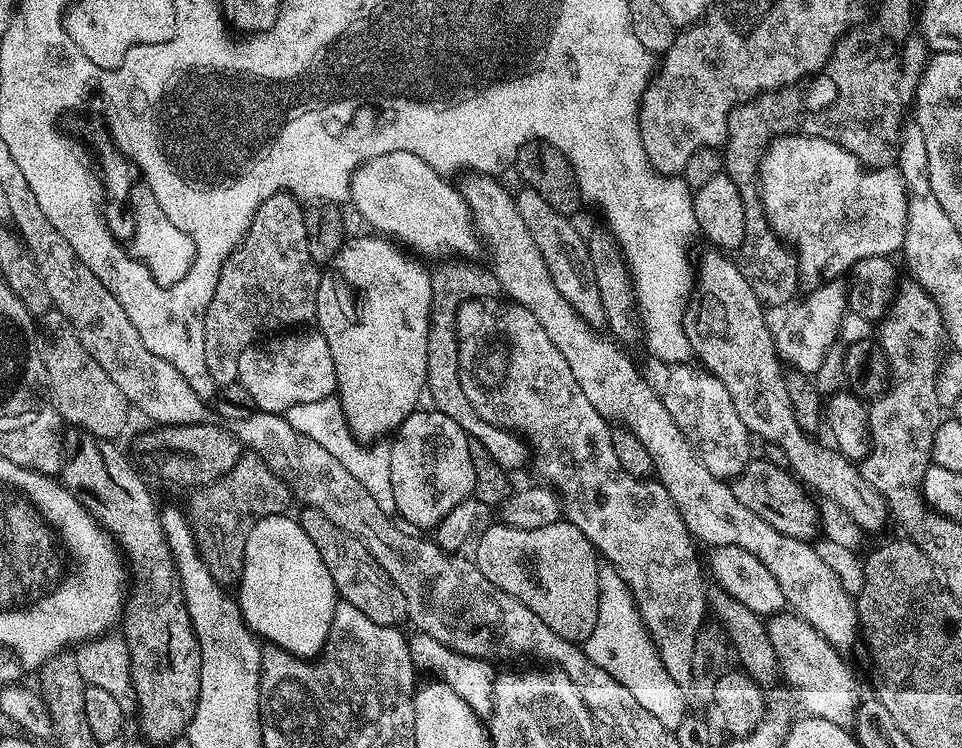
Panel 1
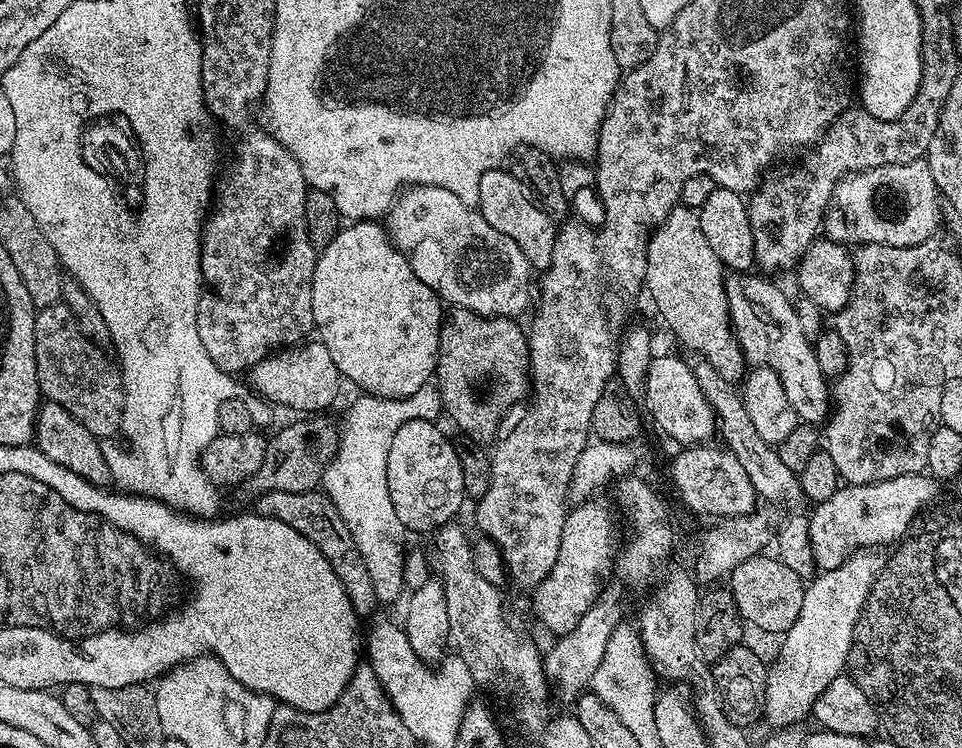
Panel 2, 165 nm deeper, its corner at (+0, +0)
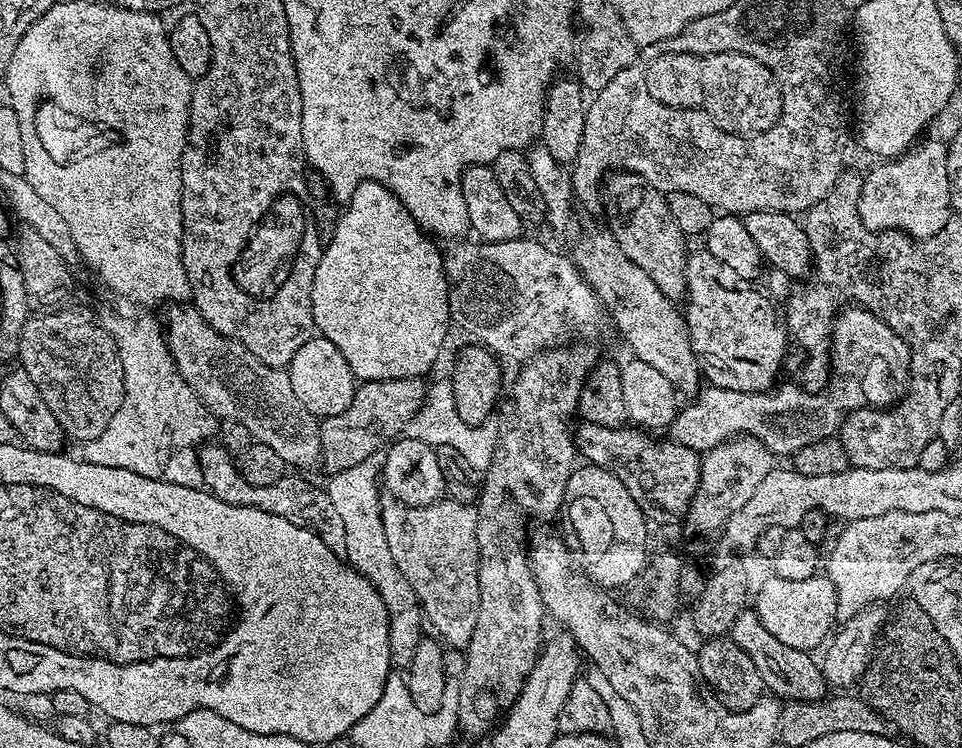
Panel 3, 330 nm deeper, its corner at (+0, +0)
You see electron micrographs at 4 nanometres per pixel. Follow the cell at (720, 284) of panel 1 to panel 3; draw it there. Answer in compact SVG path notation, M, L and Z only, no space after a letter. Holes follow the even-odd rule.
M623 170L613 171L602 184L602 212L608 215L609 222L607 223L622 253L646 270L658 289L667 293L675 284L678 286L684 284L684 274L688 266L688 256L686 251L684 252L686 233L678 227L676 219L663 203L656 204L655 195L644 196L644 192L646 193L646 185L641 176Z

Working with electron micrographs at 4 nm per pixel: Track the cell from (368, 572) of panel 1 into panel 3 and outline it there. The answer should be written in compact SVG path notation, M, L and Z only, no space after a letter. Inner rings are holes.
M208 442L202 448L202 467L204 469L203 487L211 492L222 502L233 504L234 506L246 506L247 508L257 508L270 514L279 516L295 517L295 512L304 512L307 508L331 509L332 503L327 491L316 484L311 484L308 480L303 480L303 475L286 474L277 484L270 486L254 486L242 478L237 461L228 456L224 456L224 448L217 442Z

